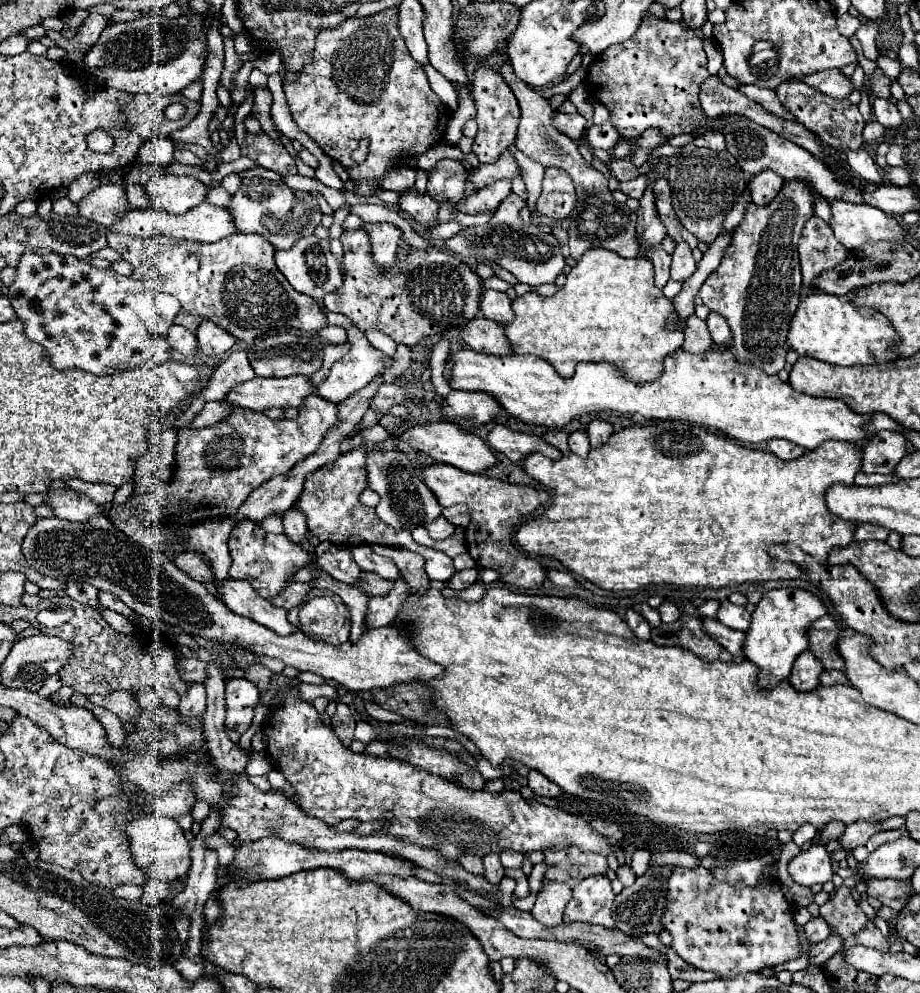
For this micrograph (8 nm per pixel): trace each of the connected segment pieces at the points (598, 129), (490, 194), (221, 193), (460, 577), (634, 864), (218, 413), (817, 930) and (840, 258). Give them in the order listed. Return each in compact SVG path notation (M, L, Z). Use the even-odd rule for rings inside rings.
M609 122L601 124L601 126L591 126L587 130L587 140L589 140L589 146L591 148L601 148L601 150L611 150L619 140L619 132L615 130L615 126L611 126Z
M495 182L487 188L481 188L463 200L455 202L455 208L463 214L485 214L495 212L499 202L511 194L511 182Z
M217 186L217 188L211 188L211 194L207 194L207 200L215 206L227 206L231 202L231 194L223 188L223 186Z
M459 570L455 572L455 576L451 578L451 588L469 588L471 584L475 584L479 580L477 570ZM457 584L457 586L455 586Z
M638 849L634 852L631 862L631 867L636 876L642 876L647 872L651 853L646 849Z
M207 402L207 406L203 406L203 410L191 420L189 428L205 428L205 426L211 426L211 424L219 422L229 412L231 412L231 406L227 402Z
M817 916L817 918L811 918L807 924L805 924L805 936L811 940L811 942L821 942L823 938L827 938L831 934L831 926L825 918Z
M817 216L811 218L799 238L803 286L815 288L815 280L825 270L833 270L837 264L845 262L847 256L849 250L835 240L831 226Z

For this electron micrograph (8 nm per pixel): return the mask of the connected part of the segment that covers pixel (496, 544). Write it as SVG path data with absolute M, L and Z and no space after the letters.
M435 464L425 468L423 480L435 492L443 508L461 502L469 506L471 522L465 528L467 552L483 568L495 570L499 574L499 582L529 590L539 588L547 580L547 570L543 564L537 558L525 556L515 544L515 530L519 528L519 520L527 520L539 506L545 506L549 502L549 492L537 490L533 486L487 478L485 474L469 474L449 464Z

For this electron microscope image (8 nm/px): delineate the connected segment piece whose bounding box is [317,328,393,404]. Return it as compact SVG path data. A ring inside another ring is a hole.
M351 328L351 340L349 340L349 342L351 342L351 350L349 350L341 360L337 360L337 362L333 364L333 368L331 368L331 372L329 372L329 376L327 376L327 380L325 380L323 384L319 384L319 390L317 390L317 394L319 394L321 398L327 398L327 400L331 400L331 402L335 402L335 404L343 402L345 398L349 398L349 396L355 394L357 390L365 388L377 374L383 374L383 372L387 372L387 370L393 366L393 358L387 356L385 352L377 350L375 346L371 346L361 330Z

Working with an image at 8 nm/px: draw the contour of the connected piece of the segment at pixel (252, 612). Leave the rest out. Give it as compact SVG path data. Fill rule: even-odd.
M227 580L219 588L219 594L223 598L223 604L231 612L263 624L263 626L275 630L279 636L287 636L287 634L297 632L297 626L293 626L287 620L287 610L275 608L269 600L259 598L259 594L255 594L255 590L249 582Z

